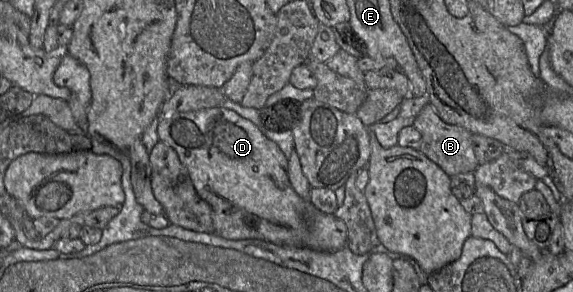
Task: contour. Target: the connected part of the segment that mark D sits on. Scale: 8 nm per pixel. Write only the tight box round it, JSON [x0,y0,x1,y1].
[159,105,348,252]

